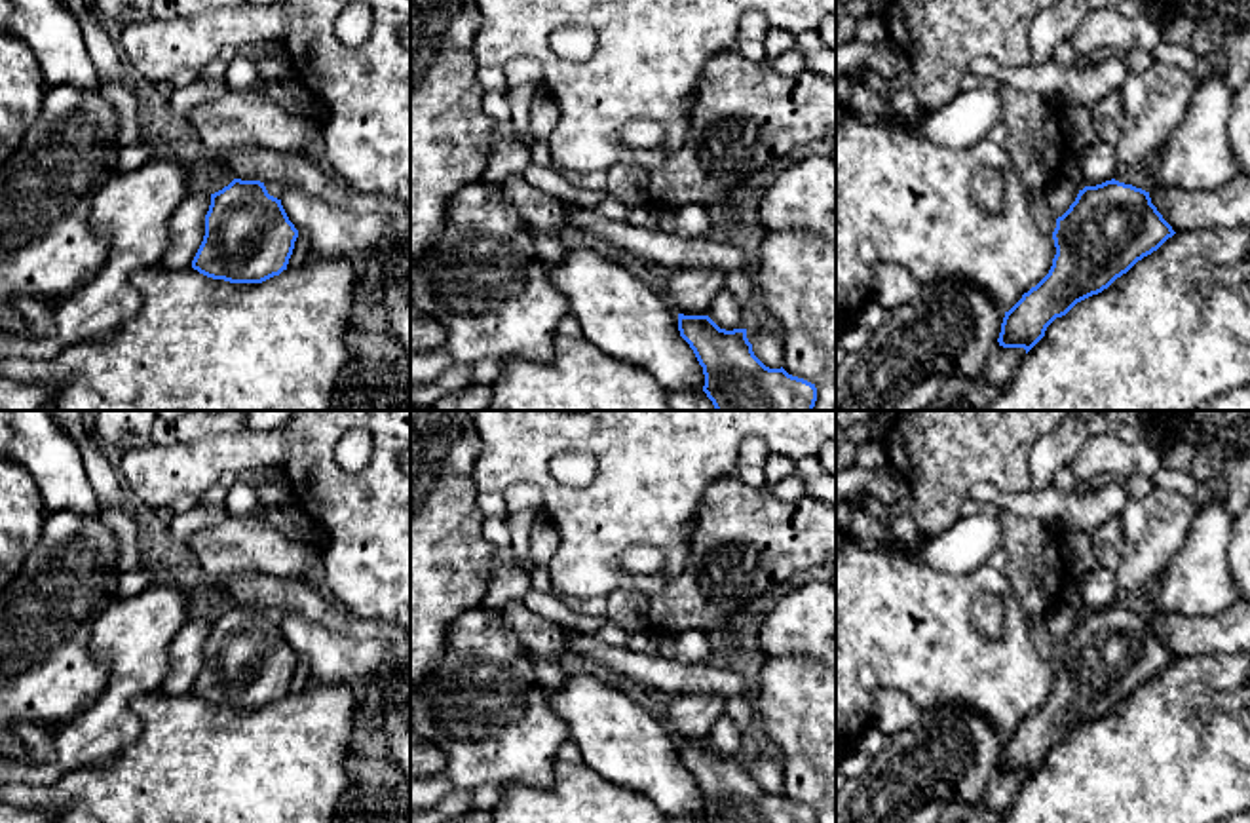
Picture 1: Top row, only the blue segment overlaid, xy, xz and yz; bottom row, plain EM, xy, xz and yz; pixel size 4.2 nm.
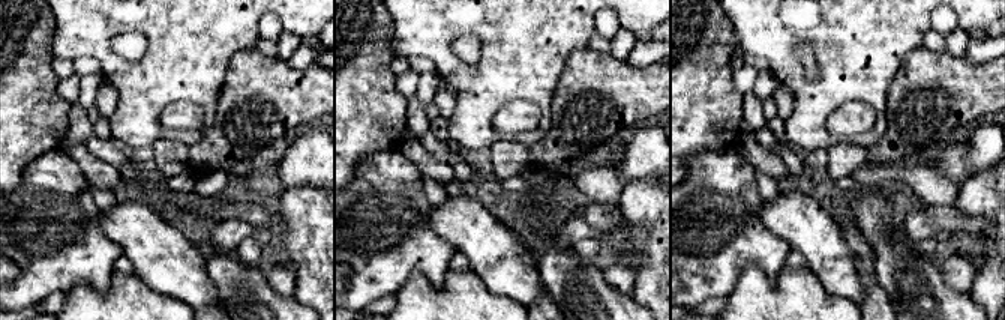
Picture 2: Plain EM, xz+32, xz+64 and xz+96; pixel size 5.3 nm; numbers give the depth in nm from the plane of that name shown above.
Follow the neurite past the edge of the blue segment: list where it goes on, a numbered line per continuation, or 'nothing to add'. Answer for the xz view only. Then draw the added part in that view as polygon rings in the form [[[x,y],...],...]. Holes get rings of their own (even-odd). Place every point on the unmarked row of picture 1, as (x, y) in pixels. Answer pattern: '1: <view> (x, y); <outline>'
nothing to add

